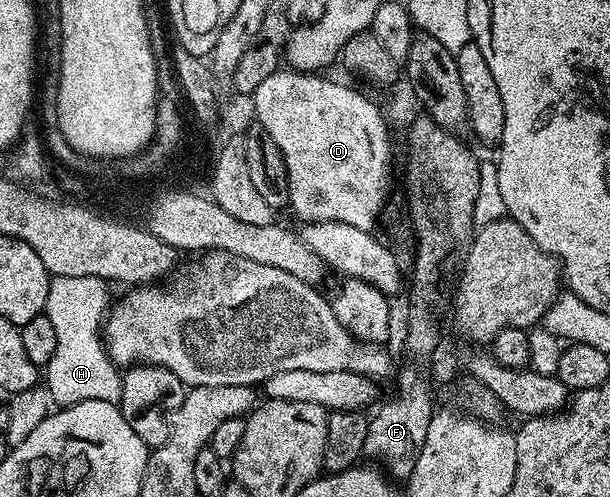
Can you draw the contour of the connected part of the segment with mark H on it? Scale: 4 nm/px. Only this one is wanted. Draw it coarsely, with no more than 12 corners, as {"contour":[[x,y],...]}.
{"contour":[[49,280],[58,335],[46,367],[57,406],[119,402],[102,336],[109,282]]}

